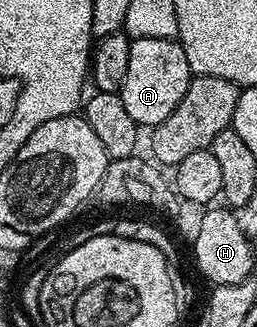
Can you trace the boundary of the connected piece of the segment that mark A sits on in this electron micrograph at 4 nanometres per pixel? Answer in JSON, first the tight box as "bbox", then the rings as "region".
{"bbox":[120,39,191,126],"region":[[[177,39],[131,40],[128,50],[128,74],[124,74],[120,95],[128,114],[139,126],[153,126],[164,122],[164,118],[168,118],[168,114],[172,114],[172,110],[180,106],[180,98],[188,94],[191,79],[188,58]]]}

